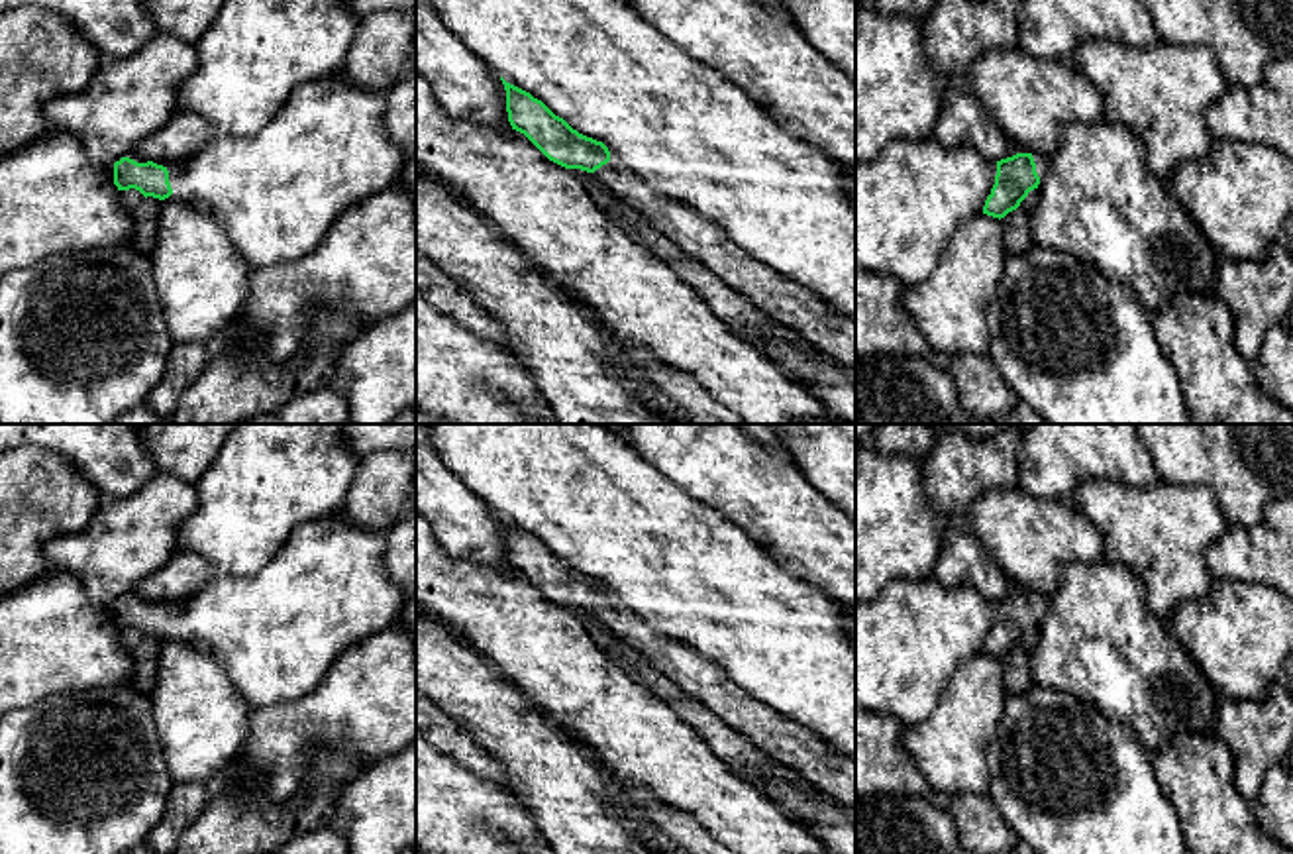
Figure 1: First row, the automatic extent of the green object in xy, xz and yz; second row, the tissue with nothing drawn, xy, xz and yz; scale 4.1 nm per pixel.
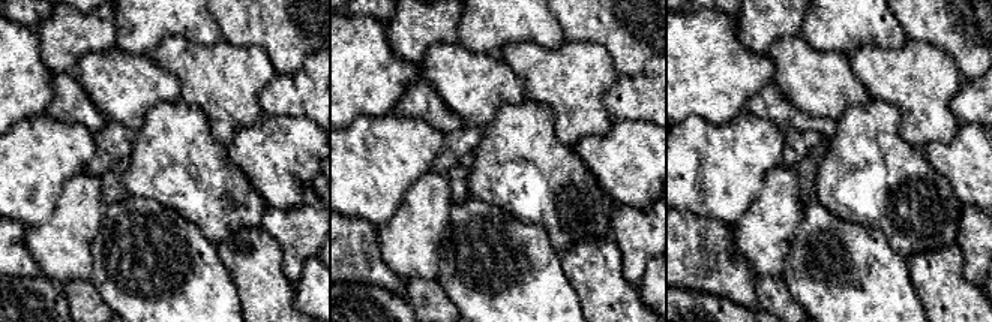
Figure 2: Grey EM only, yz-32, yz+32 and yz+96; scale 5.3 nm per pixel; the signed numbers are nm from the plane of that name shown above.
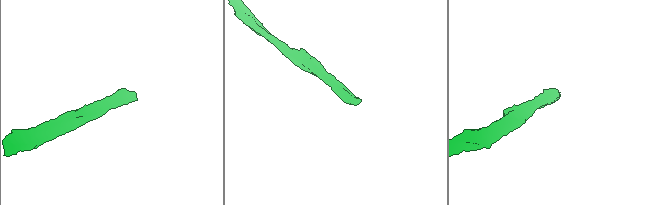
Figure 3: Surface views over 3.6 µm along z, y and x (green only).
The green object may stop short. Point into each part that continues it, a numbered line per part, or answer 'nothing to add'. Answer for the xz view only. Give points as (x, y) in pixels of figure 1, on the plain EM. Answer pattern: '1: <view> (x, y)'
1: xz (795, 747)

